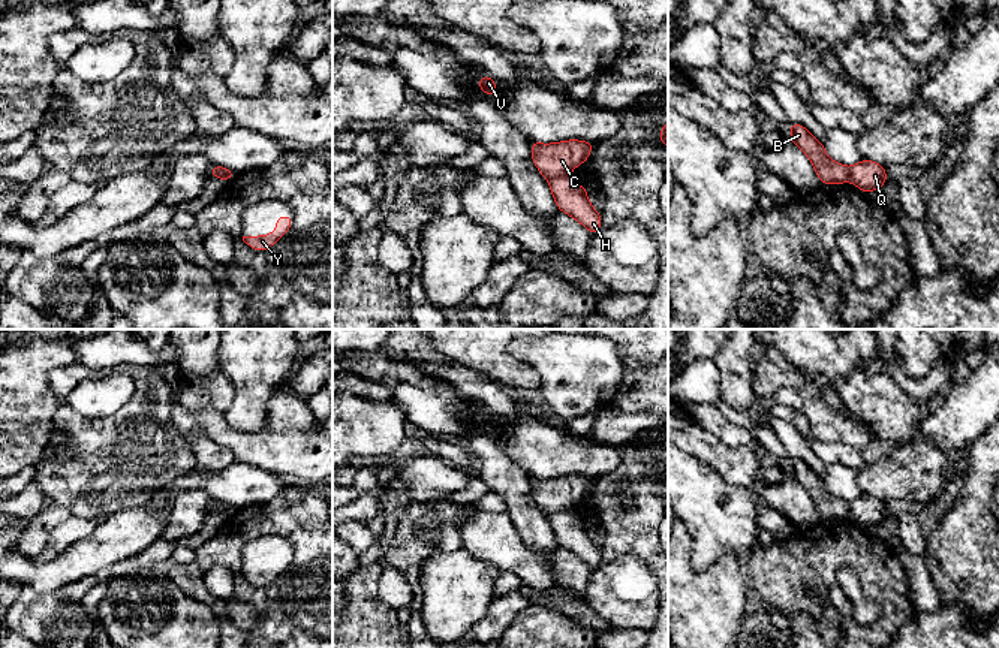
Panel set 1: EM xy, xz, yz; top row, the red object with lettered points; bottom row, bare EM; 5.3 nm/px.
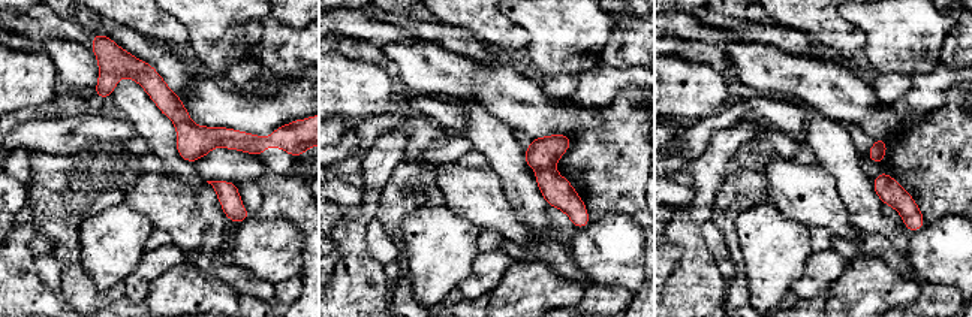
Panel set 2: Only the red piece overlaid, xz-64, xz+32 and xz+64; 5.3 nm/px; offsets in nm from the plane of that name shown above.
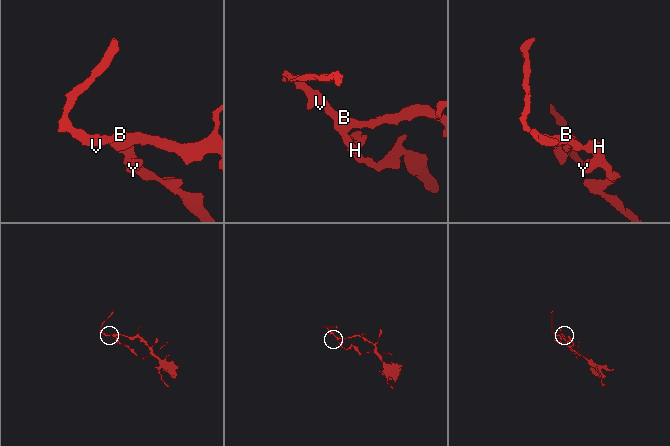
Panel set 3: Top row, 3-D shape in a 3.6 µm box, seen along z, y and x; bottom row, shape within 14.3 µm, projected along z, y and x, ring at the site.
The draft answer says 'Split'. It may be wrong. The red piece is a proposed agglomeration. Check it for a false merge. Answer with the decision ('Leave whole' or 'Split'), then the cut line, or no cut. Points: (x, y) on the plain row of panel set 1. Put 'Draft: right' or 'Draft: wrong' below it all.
Split. Split along xz (566, 509), (548, 515)
Draft: right

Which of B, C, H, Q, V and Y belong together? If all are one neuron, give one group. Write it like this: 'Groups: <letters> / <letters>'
Groups: B C V / H Q Y

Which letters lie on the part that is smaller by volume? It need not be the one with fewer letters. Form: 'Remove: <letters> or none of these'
Remove: H, Q, Y

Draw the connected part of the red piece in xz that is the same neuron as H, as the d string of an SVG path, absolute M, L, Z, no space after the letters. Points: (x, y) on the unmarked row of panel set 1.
M568 510L548 515L548 521L560 548L565 548L575 554L592 570L598 569L602 564L601 548L598 548L589 537L589 524L575 518Z

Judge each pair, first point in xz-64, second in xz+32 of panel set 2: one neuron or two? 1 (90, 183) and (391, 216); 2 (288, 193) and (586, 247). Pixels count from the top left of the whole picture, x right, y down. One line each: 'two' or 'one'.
1: one
2: two

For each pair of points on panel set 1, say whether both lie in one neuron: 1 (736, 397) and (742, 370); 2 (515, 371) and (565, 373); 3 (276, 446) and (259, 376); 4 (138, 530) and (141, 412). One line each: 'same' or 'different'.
1: same
2: different
3: different
4: different

